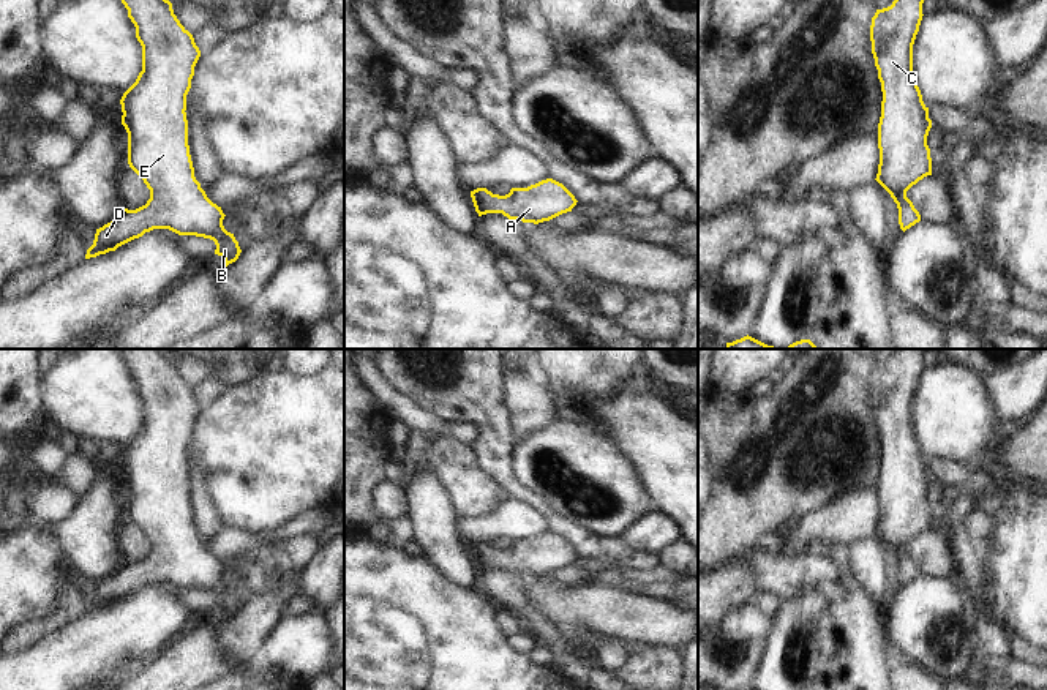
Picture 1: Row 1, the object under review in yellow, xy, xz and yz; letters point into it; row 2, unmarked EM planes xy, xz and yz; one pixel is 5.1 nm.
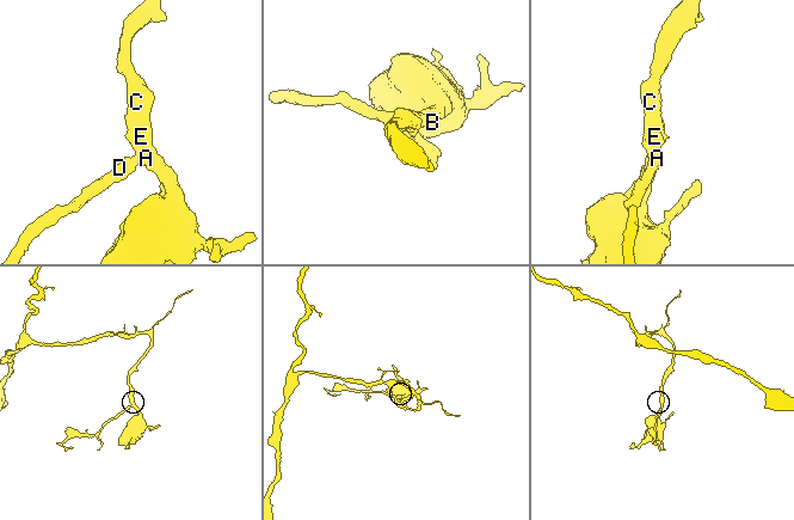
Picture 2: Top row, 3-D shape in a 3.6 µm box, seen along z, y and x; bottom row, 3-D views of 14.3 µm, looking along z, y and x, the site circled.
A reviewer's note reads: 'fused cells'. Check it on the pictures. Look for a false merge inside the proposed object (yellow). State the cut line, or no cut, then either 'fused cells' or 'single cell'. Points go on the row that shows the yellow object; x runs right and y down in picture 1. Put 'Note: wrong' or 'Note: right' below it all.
no cut; single cell
Note: wrong

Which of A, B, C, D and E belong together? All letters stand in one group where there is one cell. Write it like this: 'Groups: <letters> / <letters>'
Groups: A B C D E.

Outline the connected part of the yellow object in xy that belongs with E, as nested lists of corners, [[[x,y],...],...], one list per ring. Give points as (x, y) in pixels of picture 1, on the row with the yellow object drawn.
[[[122,0],[122,3],[142,46],[142,71],[120,99],[122,125],[128,133],[128,164],[150,189],[150,199],[136,210],[123,208],[111,223],[96,229],[85,259],[115,251],[153,229],[169,229],[178,235],[213,240],[215,254],[224,259],[221,267],[224,268],[238,259],[242,249],[234,234],[223,226],[226,215],[221,207],[207,197],[196,180],[188,145],[186,95],[201,51],[174,14],[169,0]]]

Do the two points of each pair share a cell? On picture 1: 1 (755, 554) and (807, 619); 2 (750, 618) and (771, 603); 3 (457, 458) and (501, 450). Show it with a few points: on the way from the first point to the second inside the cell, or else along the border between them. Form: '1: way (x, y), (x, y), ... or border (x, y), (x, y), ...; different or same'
1: border (828, 596), (803, 594), (790, 600), (780, 600); different
2: border (749, 602), (773, 618); different
3: border (471, 446), (479, 464), (499, 485); different

